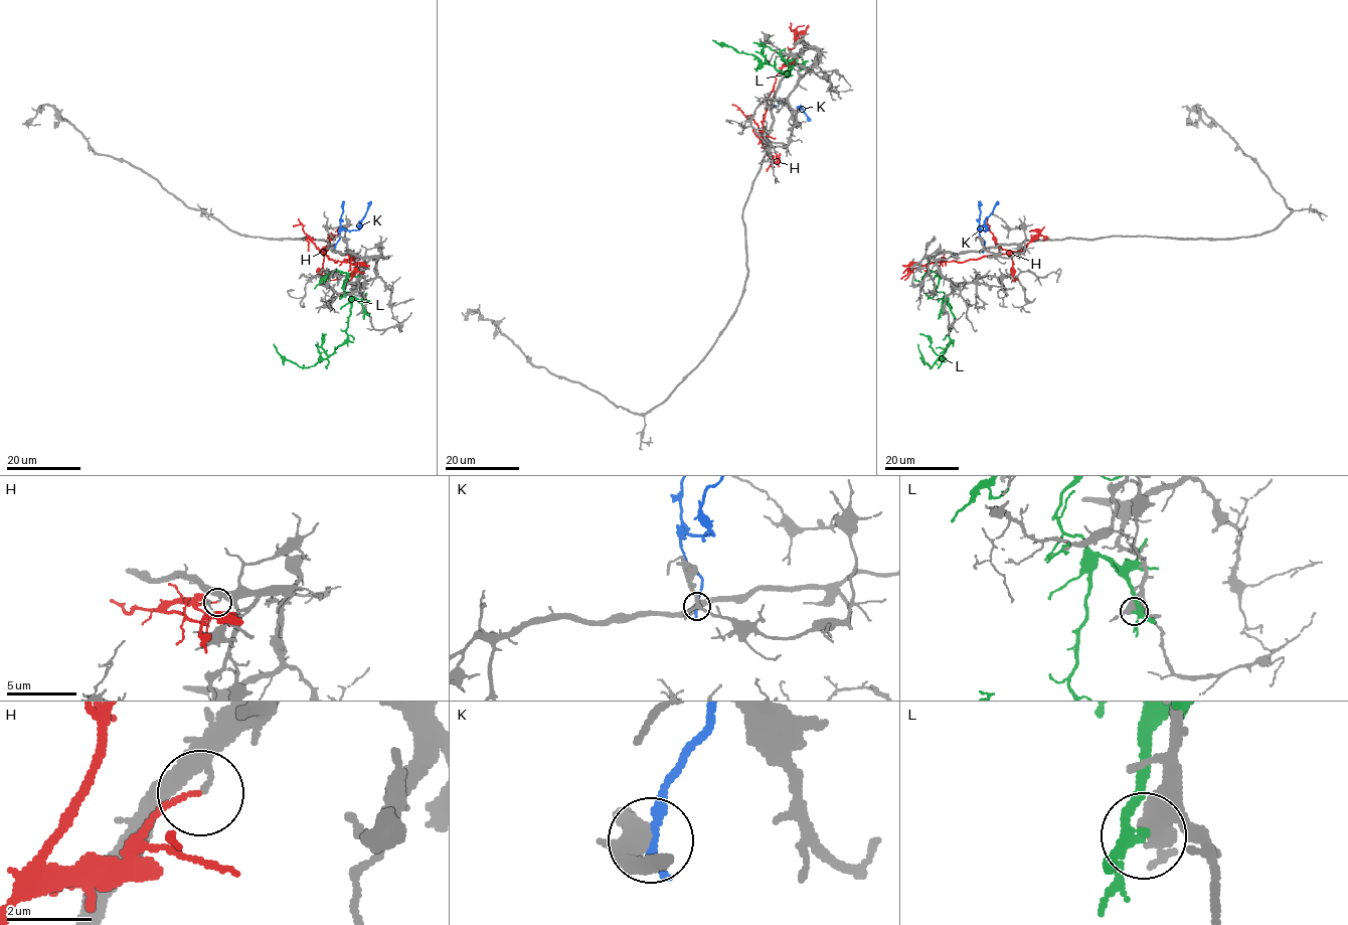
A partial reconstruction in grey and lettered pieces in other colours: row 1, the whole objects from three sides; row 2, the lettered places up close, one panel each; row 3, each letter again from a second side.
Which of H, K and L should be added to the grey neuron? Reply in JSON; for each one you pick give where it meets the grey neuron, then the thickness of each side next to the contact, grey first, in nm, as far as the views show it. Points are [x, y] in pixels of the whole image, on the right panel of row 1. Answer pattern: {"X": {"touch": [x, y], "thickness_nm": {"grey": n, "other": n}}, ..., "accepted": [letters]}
{"accepted": []}

